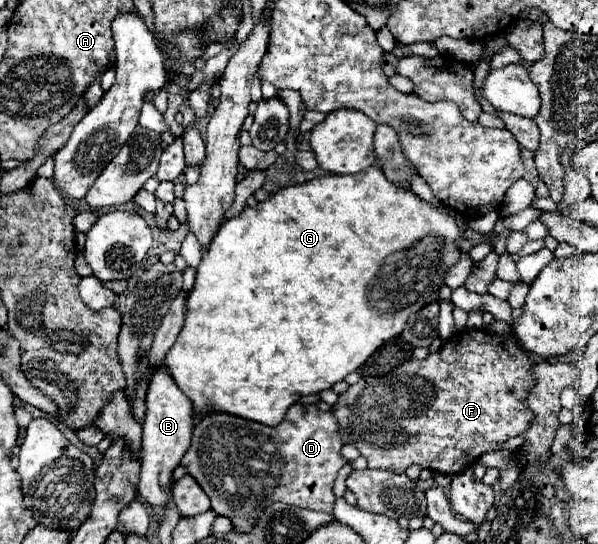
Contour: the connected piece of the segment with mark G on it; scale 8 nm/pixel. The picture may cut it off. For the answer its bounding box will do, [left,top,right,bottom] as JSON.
[166,166,464,424]

